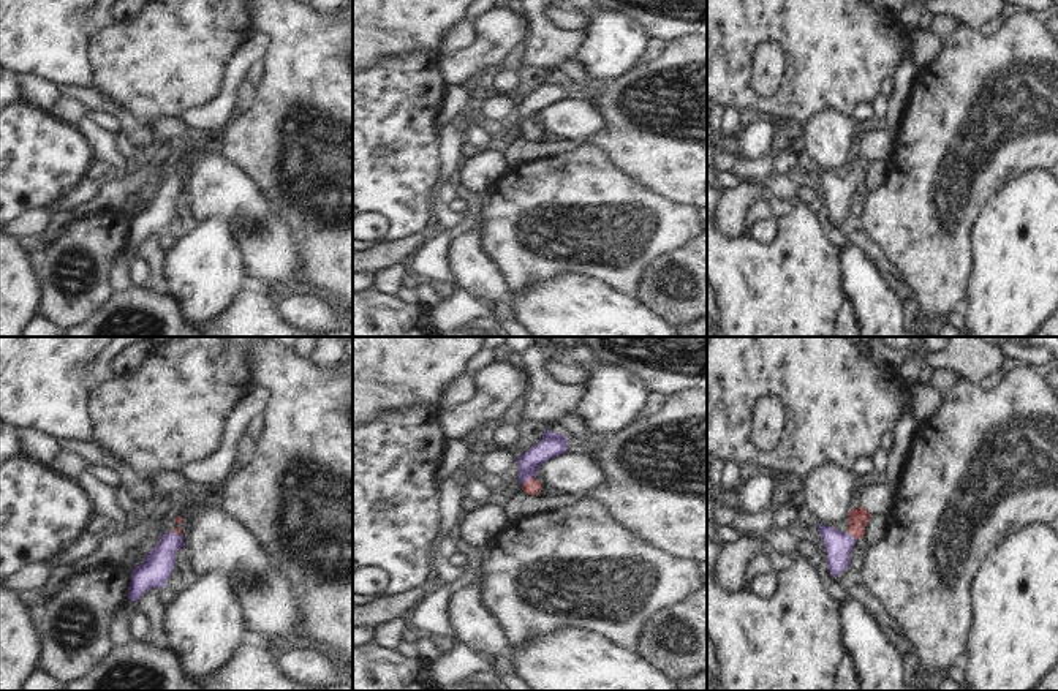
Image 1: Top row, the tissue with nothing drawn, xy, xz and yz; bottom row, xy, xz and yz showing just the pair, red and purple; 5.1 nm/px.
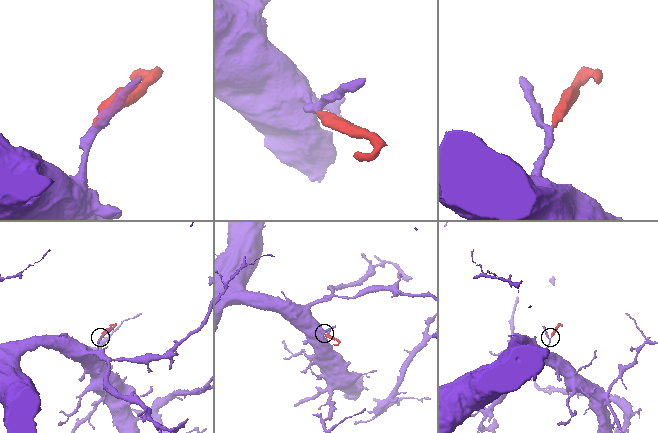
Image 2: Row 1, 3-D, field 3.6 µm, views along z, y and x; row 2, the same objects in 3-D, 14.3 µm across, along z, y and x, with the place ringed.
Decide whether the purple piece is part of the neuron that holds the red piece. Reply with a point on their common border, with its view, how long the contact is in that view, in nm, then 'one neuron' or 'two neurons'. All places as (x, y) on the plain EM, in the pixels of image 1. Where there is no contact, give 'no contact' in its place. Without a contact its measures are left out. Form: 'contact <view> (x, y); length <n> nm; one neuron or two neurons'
contact xz (528, 125); length 90 nm; one neuron

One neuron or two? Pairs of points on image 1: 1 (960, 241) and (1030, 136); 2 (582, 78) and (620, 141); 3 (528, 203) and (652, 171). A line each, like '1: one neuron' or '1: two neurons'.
1: one neuron
2: two neurons
3: two neurons

